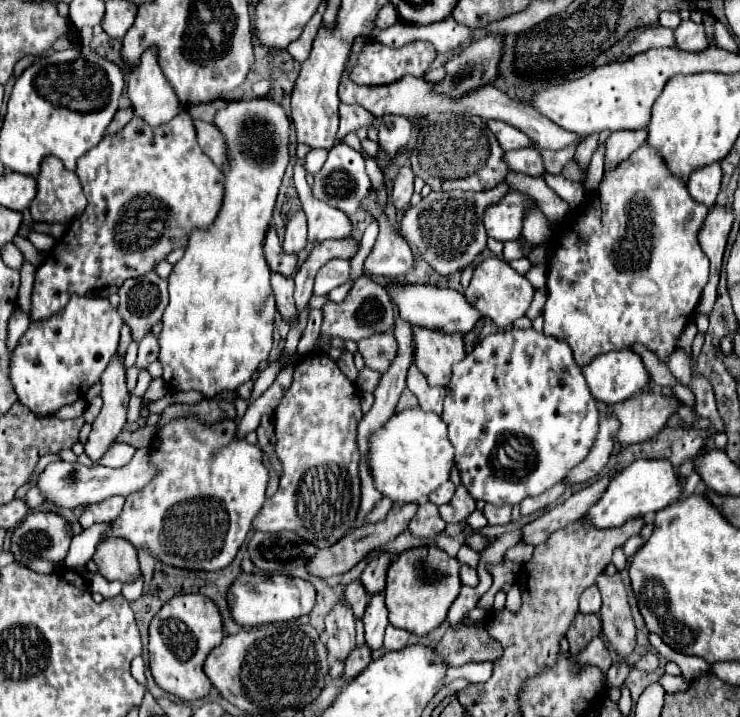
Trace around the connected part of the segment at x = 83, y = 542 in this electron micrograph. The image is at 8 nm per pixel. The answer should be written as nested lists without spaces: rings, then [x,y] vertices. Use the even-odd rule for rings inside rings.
[[[97,523],[91,529],[85,529],[71,541],[71,549],[65,557],[65,565],[73,571],[81,571],[83,565],[93,557],[93,549],[99,543],[101,533],[109,527],[109,523]]]

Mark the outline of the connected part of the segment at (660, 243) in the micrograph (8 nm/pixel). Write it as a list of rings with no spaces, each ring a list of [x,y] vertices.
[[[647,143],[641,145],[641,149],[637,149],[625,161],[621,161],[621,165],[617,165],[617,169],[605,171],[599,187],[587,197],[587,201],[583,203],[579,213],[573,211],[565,219],[565,223],[561,223],[561,231],[559,231],[559,225],[555,225],[553,239],[549,239],[549,243],[547,243],[549,251],[551,251],[551,259],[547,265],[547,303],[543,309],[543,319],[545,319],[543,331],[547,335],[553,335],[553,337],[567,341],[569,347],[573,349],[575,361],[581,367],[585,365],[583,361],[589,363],[599,353],[613,351],[613,349],[625,349],[625,347],[631,347],[633,343],[643,343],[645,347],[655,351],[663,363],[667,363],[667,357],[675,351],[675,339],[681,333],[681,329],[687,325],[689,315],[695,311],[695,305],[699,303],[701,291],[703,291],[707,277],[709,277],[709,259],[705,257],[705,253],[701,251],[701,247],[697,243],[697,233],[699,233],[705,217],[707,217],[707,207],[691,199],[685,181],[669,171],[663,157],[651,145],[647,145]]]

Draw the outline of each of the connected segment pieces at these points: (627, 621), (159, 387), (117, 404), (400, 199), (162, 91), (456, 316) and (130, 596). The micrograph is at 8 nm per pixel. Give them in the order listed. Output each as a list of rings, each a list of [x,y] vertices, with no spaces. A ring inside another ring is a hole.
[[[601,573],[597,577],[597,587],[603,595],[601,605],[603,635],[619,657],[629,657],[629,653],[635,649],[635,623],[627,605],[623,581],[619,575]]]
[[[159,377],[159,379],[153,379],[151,381],[151,385],[149,385],[149,389],[147,389],[147,393],[143,396],[144,407],[141,410],[141,415],[144,418],[149,417],[149,411],[147,411],[147,407],[149,401],[155,401],[155,399],[161,399],[163,395],[165,395],[165,389],[167,389],[167,385],[165,385],[165,381]]]
[[[117,355],[111,359],[109,367],[105,369],[101,377],[103,389],[103,407],[99,417],[93,423],[91,435],[85,443],[85,455],[97,463],[115,443],[117,435],[121,433],[123,425],[127,423],[127,403],[129,403],[129,391],[125,387],[125,367],[123,359]]]
[[[403,165],[393,181],[393,189],[391,189],[391,203],[395,205],[395,209],[407,209],[409,207],[409,199],[413,195],[413,171],[409,165]]]
[[[149,47],[141,55],[141,61],[131,71],[127,83],[127,95],[133,103],[135,115],[145,119],[149,125],[167,123],[181,111],[177,93],[169,81],[165,81],[159,67],[157,47]]]
[[[407,285],[407,287],[389,287],[389,297],[391,301],[397,303],[399,315],[407,321],[411,321],[417,327],[441,331],[441,333],[469,333],[477,321],[481,319],[481,313],[473,309],[463,293],[449,289],[449,287],[435,287],[435,285]]]
[[[141,575],[137,581],[134,581],[133,583],[123,584],[121,594],[128,601],[135,601],[142,594],[142,589],[144,586],[143,581],[143,575]]]

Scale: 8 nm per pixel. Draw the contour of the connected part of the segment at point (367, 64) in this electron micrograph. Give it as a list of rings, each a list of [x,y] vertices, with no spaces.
[[[415,41],[409,45],[403,45],[399,49],[381,45],[381,43],[369,43],[365,45],[361,57],[359,57],[359,65],[353,69],[351,79],[357,85],[389,85],[393,81],[399,81],[405,75],[413,75],[413,77],[423,77],[423,73],[429,69],[429,65],[435,59],[435,47],[429,41]]]

